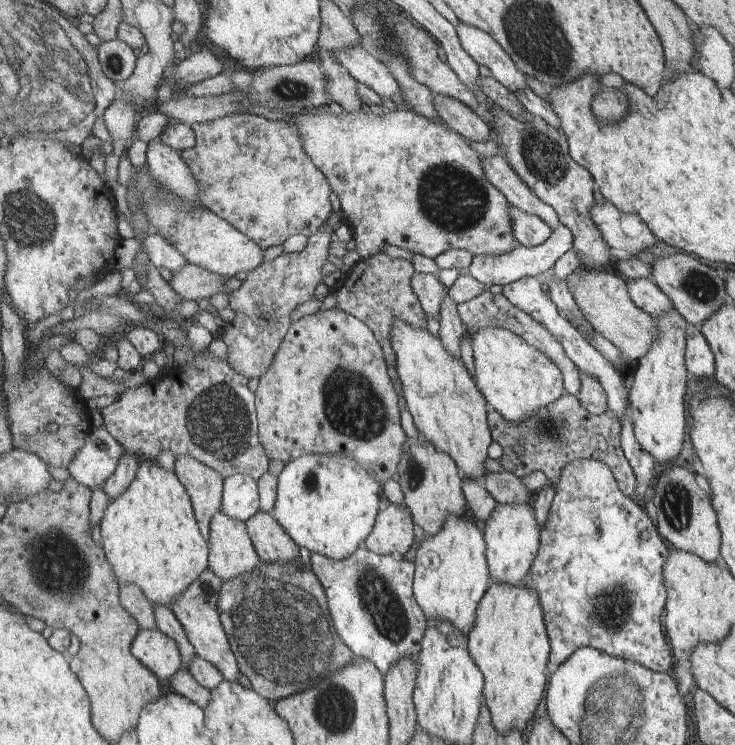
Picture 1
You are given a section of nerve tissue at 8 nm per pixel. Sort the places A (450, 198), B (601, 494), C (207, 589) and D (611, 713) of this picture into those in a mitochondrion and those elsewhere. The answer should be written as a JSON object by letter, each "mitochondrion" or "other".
{"A":"mitochondrion","B":"other","C":"mitochondrion","D":"mitochondrion"}

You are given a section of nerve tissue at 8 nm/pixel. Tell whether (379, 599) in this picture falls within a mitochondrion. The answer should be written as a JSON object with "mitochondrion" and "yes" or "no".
{"mitochondrion":"yes"}

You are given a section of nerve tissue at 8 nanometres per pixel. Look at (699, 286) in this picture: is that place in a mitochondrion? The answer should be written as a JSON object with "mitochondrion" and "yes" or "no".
{"mitochondrion":"yes"}

